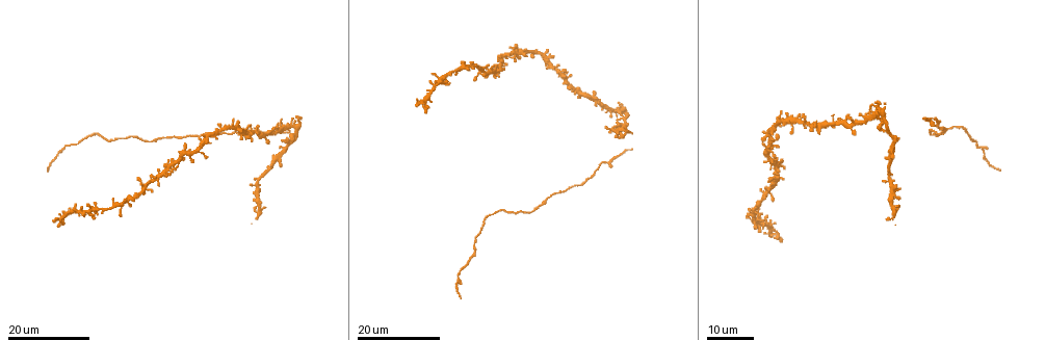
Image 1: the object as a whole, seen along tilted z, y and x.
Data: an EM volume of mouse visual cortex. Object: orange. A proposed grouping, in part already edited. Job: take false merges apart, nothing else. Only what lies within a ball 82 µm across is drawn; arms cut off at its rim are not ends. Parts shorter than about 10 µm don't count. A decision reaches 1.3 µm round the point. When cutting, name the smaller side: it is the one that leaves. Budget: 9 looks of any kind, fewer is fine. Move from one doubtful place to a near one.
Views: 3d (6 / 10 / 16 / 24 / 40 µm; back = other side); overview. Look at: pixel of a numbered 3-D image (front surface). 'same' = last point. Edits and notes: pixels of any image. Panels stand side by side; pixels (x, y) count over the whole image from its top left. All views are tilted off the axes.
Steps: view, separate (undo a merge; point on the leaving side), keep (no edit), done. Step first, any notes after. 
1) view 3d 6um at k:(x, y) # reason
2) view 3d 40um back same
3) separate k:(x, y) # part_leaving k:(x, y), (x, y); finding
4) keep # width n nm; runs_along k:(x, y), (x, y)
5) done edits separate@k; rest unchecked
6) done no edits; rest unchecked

view 3d 16um at 1:(526, 214) # thick turns thin

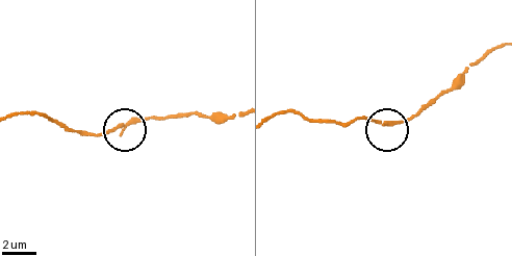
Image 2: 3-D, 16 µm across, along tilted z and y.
view 3d 10um at 2:(119, 124)

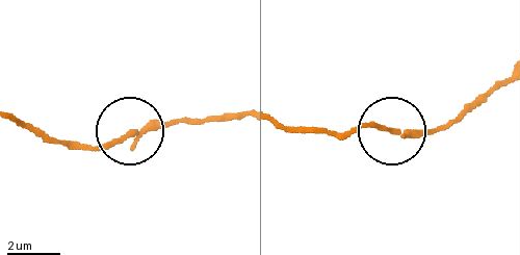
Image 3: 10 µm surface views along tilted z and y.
keep # runs_along 3:(239, 115), (158, 121), (96, 147), (64, 147); continuous, no second neuron

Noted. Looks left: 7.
view 3d 16um at 1:(173, 137) # calibre changes

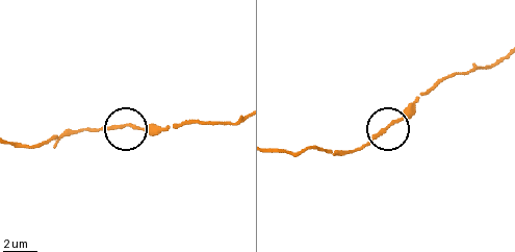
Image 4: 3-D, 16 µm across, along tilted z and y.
view 3d 6um at 4:(132, 127)

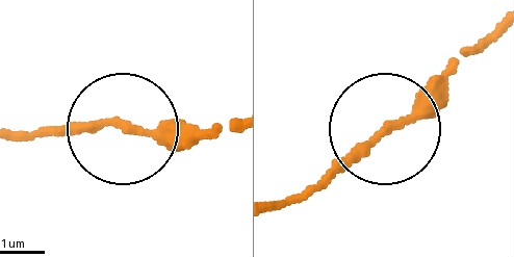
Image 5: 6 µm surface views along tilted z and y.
keep # runs_along 5:(490, 33), (305, 198); all the same neuron

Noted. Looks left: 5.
view 3d 24um at 1:(608, 161) # three-way junction

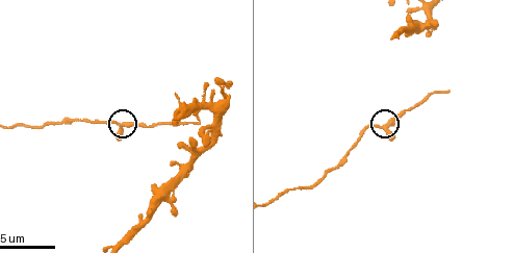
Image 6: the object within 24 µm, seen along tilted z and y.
view 3d 6um at 6:(119, 123)

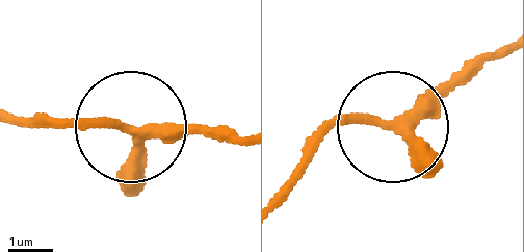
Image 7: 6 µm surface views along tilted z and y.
keep # one neuron here

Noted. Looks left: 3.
view 3d 24um at 1:(138, 136) # sudden change in width

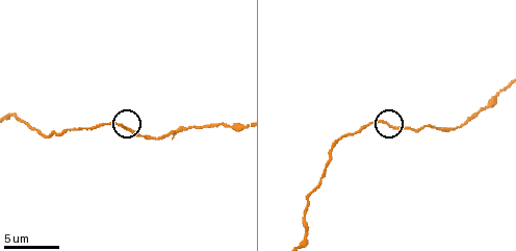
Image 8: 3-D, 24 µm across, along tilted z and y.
view 3d 10um at 8:(123, 126) # closer look

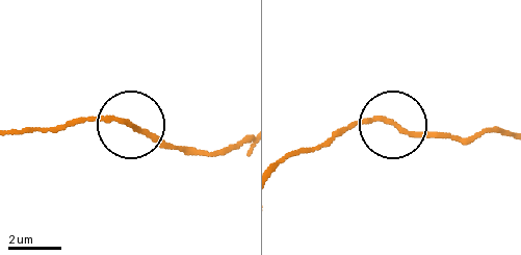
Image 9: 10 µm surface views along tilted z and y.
keep # runs_along 9:(243, 137), (206, 152), (166, 146), (123, 124), (72, 124); one neuron here

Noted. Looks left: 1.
done no edits; rest unchecked

